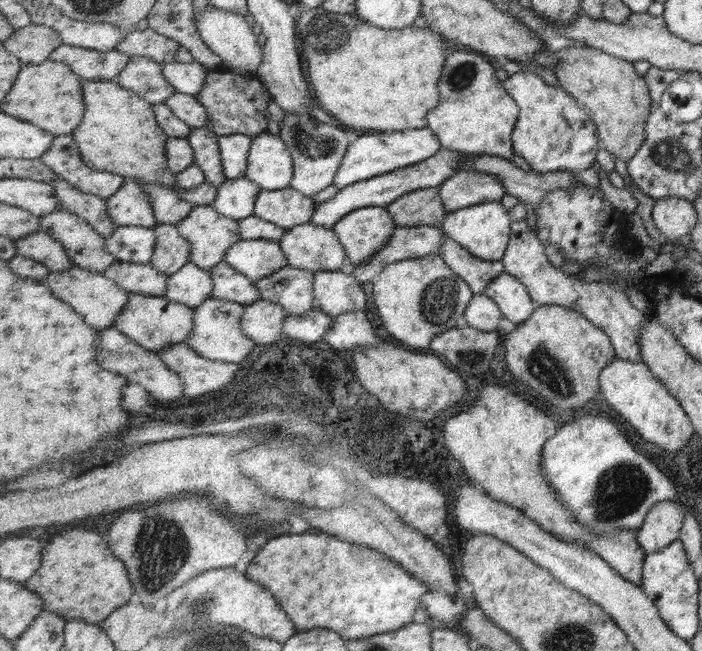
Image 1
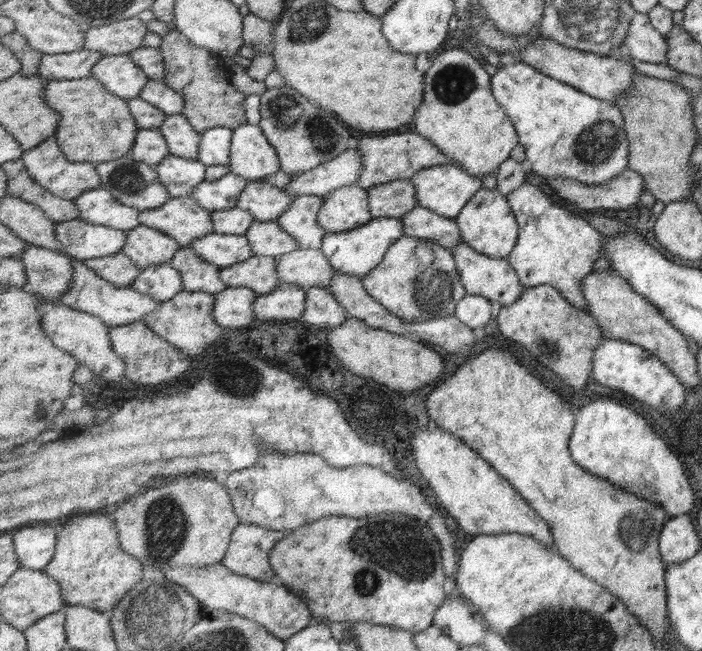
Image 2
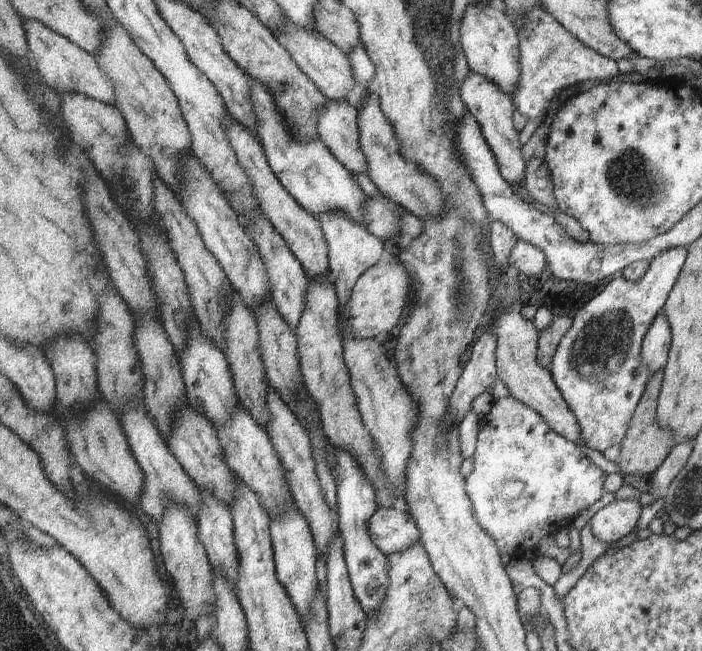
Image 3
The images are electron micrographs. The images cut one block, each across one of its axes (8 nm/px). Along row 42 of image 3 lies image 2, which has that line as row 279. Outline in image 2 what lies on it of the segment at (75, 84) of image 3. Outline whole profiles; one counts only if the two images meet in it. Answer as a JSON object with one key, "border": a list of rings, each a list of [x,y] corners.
{"border":[[[30,244],[19,258],[25,265],[28,283],[27,292],[42,296],[47,302],[61,302],[74,279],[71,258],[61,252]]]}

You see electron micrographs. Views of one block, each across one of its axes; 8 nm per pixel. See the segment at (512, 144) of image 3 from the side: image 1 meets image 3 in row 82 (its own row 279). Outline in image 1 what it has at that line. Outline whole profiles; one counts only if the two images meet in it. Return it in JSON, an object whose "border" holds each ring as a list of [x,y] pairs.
{"border":[[[446,236],[442,243],[440,254],[444,262],[449,265],[463,280],[469,283],[475,294],[485,292],[485,289],[500,274],[506,272],[504,265],[500,262],[482,260],[466,248],[463,248],[456,240]]]}

